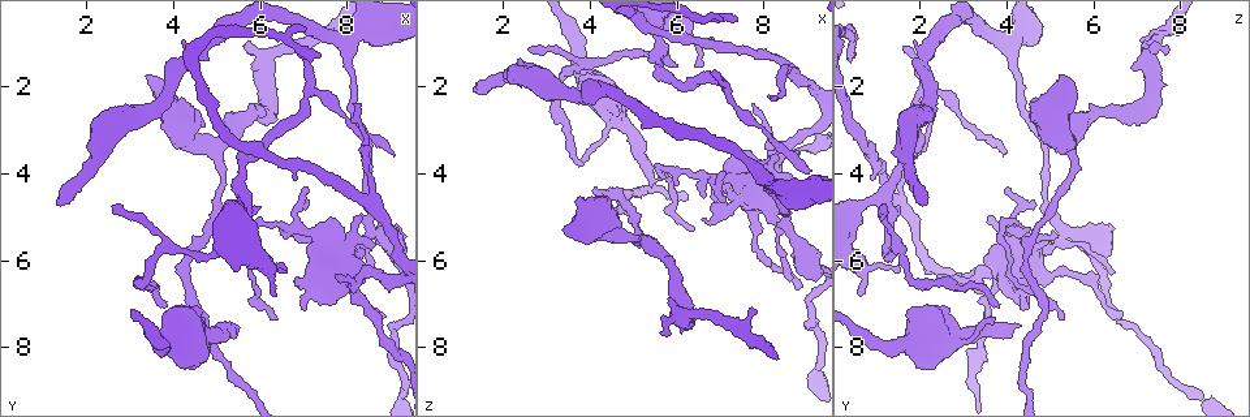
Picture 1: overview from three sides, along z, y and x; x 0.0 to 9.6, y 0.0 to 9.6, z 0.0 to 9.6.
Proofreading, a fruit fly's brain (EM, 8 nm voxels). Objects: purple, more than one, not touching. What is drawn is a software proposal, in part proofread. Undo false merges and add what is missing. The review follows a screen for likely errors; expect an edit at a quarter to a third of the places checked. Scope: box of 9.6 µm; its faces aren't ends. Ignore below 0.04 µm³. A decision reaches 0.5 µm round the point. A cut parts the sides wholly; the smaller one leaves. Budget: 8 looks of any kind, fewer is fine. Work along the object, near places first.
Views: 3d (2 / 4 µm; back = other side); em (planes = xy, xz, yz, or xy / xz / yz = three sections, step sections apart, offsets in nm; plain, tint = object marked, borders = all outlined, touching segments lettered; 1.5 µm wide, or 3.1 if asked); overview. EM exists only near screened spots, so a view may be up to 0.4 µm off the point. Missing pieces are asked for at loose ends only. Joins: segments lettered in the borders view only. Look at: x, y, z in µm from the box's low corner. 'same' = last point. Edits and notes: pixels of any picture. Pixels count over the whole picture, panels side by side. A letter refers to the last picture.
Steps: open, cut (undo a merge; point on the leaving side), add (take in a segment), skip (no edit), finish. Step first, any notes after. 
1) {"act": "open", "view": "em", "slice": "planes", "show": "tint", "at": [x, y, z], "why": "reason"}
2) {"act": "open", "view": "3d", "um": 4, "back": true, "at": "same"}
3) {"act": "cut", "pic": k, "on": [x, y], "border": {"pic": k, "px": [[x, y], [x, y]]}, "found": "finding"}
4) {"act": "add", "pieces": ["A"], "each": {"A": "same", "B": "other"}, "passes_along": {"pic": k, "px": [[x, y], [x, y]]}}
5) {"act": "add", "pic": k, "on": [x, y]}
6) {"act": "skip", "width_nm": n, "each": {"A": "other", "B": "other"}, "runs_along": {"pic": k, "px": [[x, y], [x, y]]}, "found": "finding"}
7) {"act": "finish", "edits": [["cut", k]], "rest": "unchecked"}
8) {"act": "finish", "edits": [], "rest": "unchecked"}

{"act": "open", "view": "em", "slice": "planes", "show": "borders", "at": [6.75, 1.10, 1.70], "why": "thin end"}

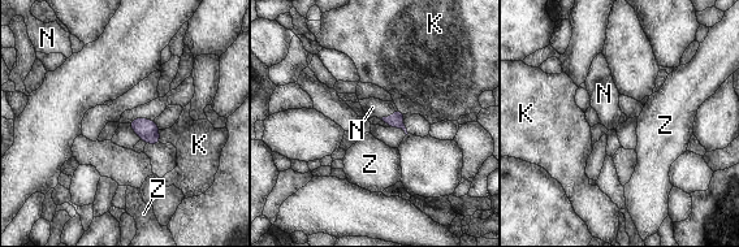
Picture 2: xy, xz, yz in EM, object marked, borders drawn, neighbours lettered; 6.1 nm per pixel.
{"act": "add", "pieces": ["N"], "width_nm": 90, "each": {"K": "other", "N": "same", "Z": "other"}, "passes_along": {"pic": 2, "px": [[393, 120], [388, 116], [372, 107]]}, "found": "it goes on there"}

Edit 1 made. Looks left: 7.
{"act": "open", "view": "overview"}

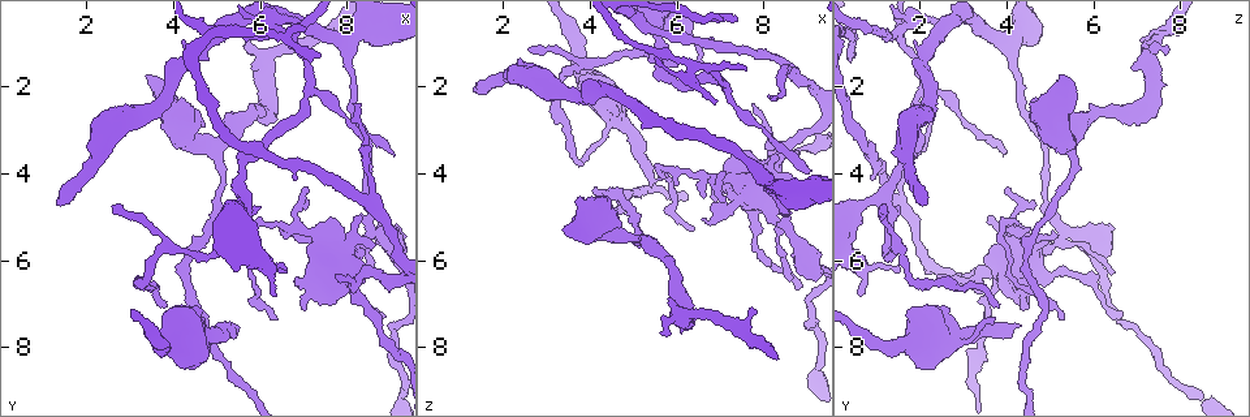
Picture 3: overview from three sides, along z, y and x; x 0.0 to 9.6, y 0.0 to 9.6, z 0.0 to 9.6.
{"act": "open", "view": "em", "slice": "planes", "show": "plain", "at": [7.70, 5.05, 4.10], "why": "free end"}

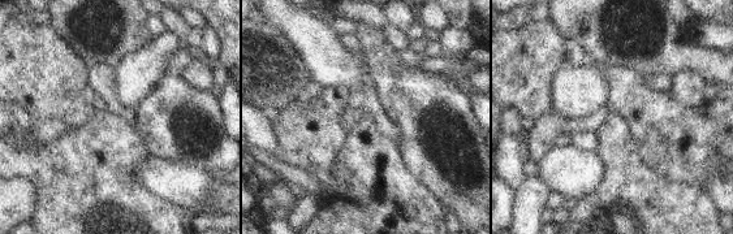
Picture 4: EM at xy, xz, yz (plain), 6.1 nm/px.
{"act": "open", "view": "em", "slice": "planes", "show": "borders", "at": "same"}

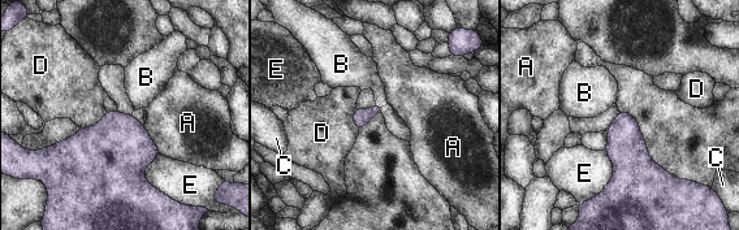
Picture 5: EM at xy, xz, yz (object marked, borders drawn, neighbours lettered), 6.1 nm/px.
{"act": "skip", "each": {"A": "other", "B": "other", "C": "other", "D": "other", "E": "other"}, "border": {"pic": 5, "px": [[376, 103], [381, 107]]}, "found": "none of them fits"}

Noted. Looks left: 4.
{"act": "open", "view": "3d", "um": 2, "back": true, "at": [8.60, 6.25, 6.45], "why": "free end"}

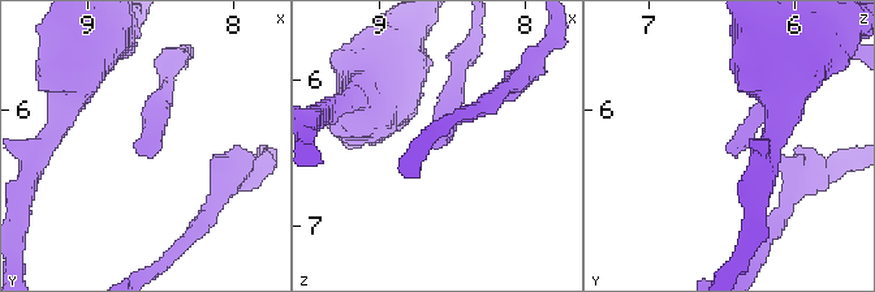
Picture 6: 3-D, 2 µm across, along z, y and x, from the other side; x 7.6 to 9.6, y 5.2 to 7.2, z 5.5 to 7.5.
{"act": "open", "view": "em", "slice": "xz", "step": 4, "show": "tint", "at": [8.60, 6.32, 6.46], "why": "need the tissue"}

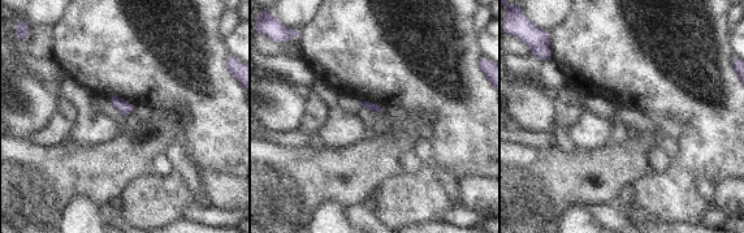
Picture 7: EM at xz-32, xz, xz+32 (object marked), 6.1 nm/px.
{"act": "open", "view": "em", "slice": "yz", "step": 8, "show": "borders", "at": "same"}

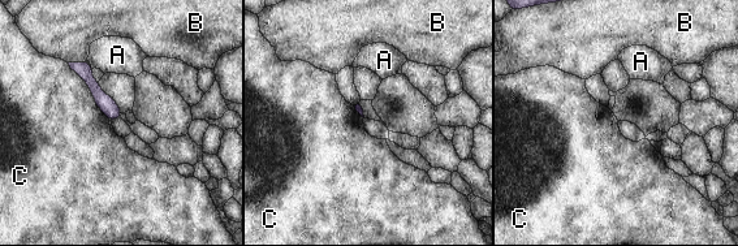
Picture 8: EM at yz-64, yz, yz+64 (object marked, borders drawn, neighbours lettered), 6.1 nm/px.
{"act": "skip", "each": {"A": "other", "B": "other", "C": "other"}, "runs_along": {"pic": 8, "px": [[73, 65], [93, 83], [116, 115]]}, "found": "no lettered segment goes on from it"}

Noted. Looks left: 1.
{"act": "finish", "edits": [["add", 2]], "rest": "unchecked"}

